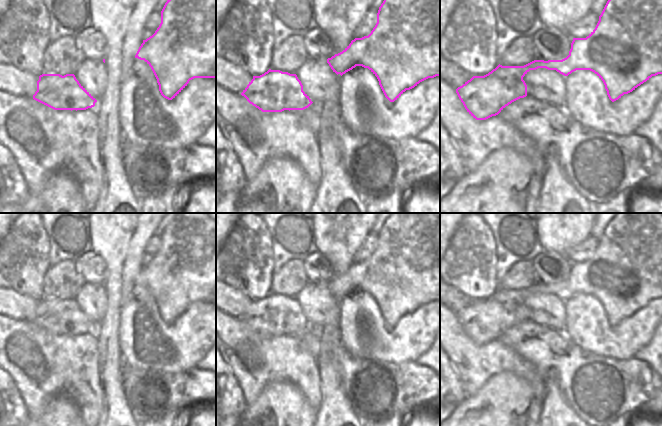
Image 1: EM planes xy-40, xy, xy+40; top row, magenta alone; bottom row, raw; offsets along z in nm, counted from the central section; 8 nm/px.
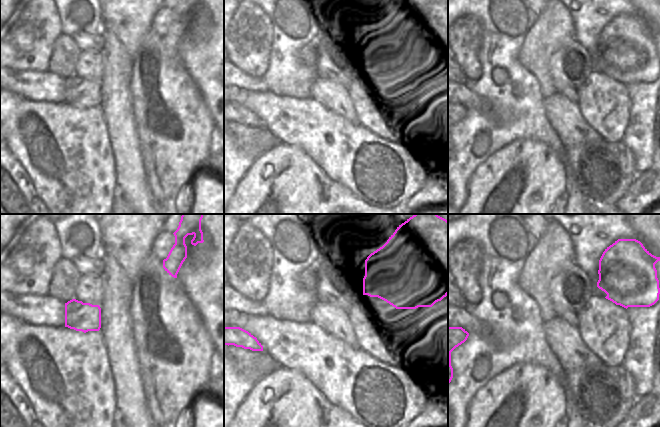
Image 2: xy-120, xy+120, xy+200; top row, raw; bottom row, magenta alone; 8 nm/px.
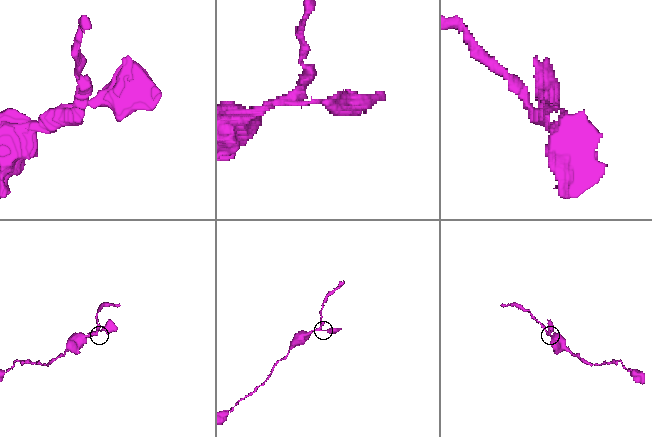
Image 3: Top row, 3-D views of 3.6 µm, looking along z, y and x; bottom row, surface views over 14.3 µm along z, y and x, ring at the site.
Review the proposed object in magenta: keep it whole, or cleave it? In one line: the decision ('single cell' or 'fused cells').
fused cells

